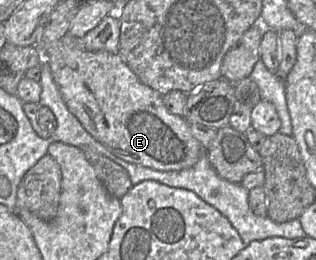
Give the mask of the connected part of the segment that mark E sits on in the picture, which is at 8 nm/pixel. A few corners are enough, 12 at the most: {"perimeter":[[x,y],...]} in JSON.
{"perimeter":[[69,35],[45,51],[68,110],[158,171],[204,148],[119,54]]}

